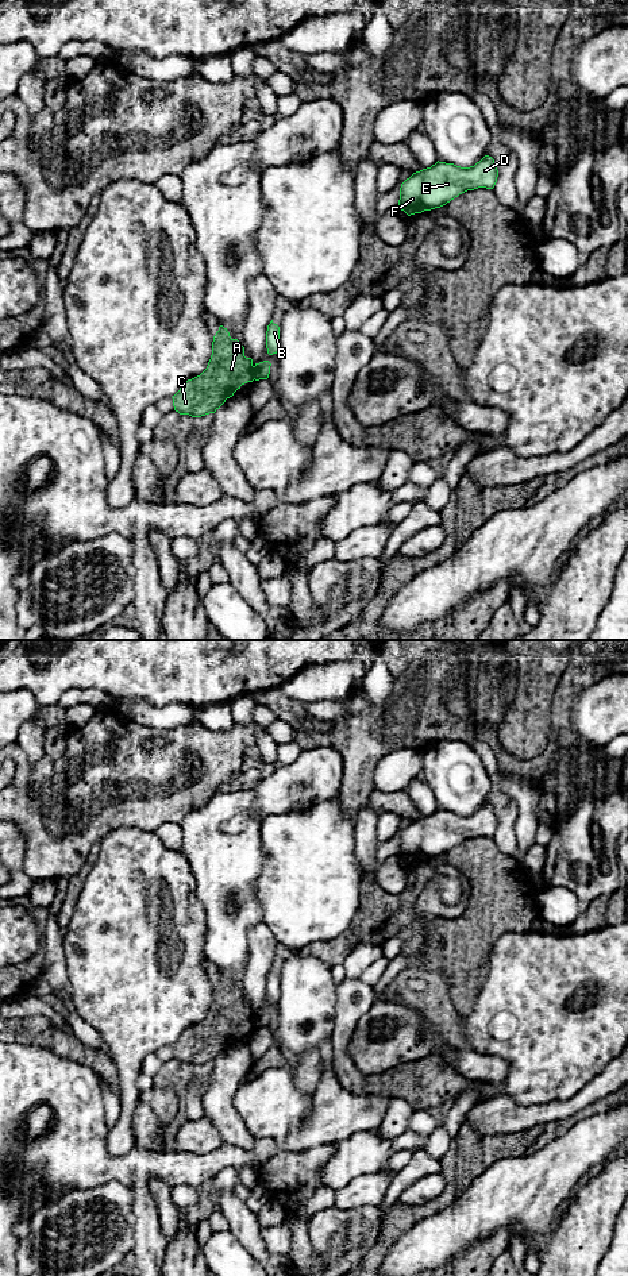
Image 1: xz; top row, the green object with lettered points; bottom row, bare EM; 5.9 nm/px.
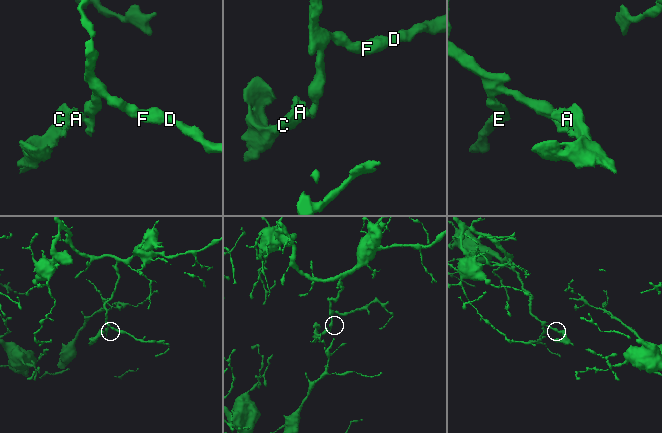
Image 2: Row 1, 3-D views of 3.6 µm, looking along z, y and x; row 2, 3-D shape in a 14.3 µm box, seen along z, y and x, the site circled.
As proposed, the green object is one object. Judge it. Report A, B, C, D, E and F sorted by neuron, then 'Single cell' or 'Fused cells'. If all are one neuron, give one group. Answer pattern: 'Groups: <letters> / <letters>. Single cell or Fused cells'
Groups: A C / B D E F. Fused cells

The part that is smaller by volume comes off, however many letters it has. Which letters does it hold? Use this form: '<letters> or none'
A, C

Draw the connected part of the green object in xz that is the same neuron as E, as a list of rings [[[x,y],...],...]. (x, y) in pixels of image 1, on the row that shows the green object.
[[[489,155],[470,167],[438,161],[401,184],[398,208],[408,216],[440,208],[467,190],[493,189],[497,177],[498,170]]]

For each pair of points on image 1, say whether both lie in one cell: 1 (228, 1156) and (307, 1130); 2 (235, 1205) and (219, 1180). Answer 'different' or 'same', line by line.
1: same
2: different

